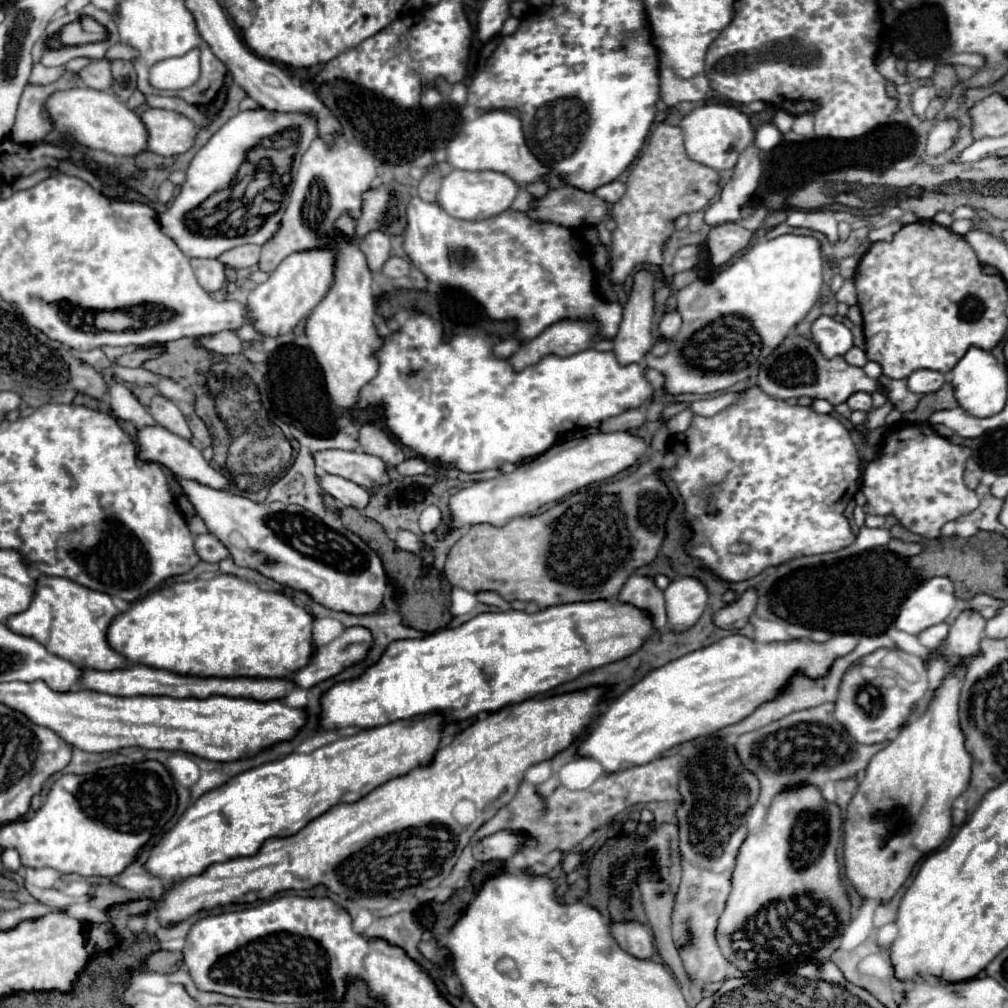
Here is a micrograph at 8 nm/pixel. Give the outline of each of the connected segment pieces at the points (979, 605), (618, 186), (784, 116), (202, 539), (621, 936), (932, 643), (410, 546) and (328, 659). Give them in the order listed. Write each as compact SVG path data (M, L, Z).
M978 594L974 598L970 598L966 604L964 604L964 610L970 610L970 612L978 612L980 616L984 618L992 618L1000 606L1004 606L1006 602L1002 600L996 600L992 596L986 596L986 594Z
M614 180L614 182L604 184L604 186L600 186L600 188L594 190L594 194L598 198L604 198L604 202L608 202L608 204L618 202L624 196L624 192L626 192L626 186L620 180Z
M778 110L776 116L774 116L774 124L778 126L778 130L782 134L786 134L792 128L792 122L794 122L794 116L788 114L788 112L784 112L784 110Z
M212 534L196 536L194 548L196 548L196 554L200 556L200 560L204 560L204 562L220 562L220 560L228 558L226 546Z
M632 920L632 922L614 922L612 936L618 944L636 958L652 958L654 954L654 938L646 924Z
M942 622L942 624L936 624L924 632L920 632L916 638L920 640L920 644L924 644L926 648L936 648L946 636L948 636L948 622Z
M398 530L394 542L400 550L406 550L406 552L418 552L420 550L420 538L408 530Z
M360 626L348 628L328 646L316 648L310 662L294 672L290 680L298 688L310 688L326 678L336 676L342 668L362 660L368 654L368 646L372 646L372 634L368 634L368 630Z

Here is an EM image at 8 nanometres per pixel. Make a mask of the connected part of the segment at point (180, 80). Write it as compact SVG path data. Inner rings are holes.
M198 50L180 58L160 60L150 70L150 84L158 90L182 90L198 80Z

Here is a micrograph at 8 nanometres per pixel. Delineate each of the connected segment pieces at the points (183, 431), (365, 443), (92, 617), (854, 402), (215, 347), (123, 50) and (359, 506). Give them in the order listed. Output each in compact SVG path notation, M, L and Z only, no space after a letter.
M154 396L152 404L150 404L150 414L152 414L152 418L154 418L160 426L168 428L170 432L178 434L180 438L184 438L184 440L190 440L190 438L192 438L192 432L190 432L190 428L188 428L188 422L186 422L184 414L182 414L182 412L178 410L178 406L176 406L174 402L170 402L168 398L164 398L164 396Z
M366 424L366 426L362 426L358 442L362 446L362 452L378 456L388 466L398 466L404 460L400 444L392 442L390 436L378 424Z
M38 576L30 606L20 614L10 616L4 626L20 636L34 638L48 652L72 662L74 666L100 666L100 670L108 670L108 666L120 666L120 662L124 662L106 640L108 622L112 622L116 614L120 614L118 608L104 592L88 590L68 578Z
M856 392L856 394L852 394L852 398L848 400L848 406L850 406L852 410L870 412L870 410L872 410L872 396L866 394L866 392Z
M218 332L212 336L202 336L196 340L196 344L200 348L204 348L206 352L216 352L222 356L240 354L240 352L244 352L244 346L246 346L234 332Z
M114 44L114 46L110 46L110 48L106 50L106 60L114 62L114 60L118 60L118 58L122 58L122 60L132 60L132 58L136 58L136 50L132 50L132 48L124 46L124 44Z
M316 470L318 486L324 494L342 502L344 506L352 506L356 510L364 510L364 502L368 502L368 490L348 482L346 478L336 478L332 474L324 474L324 470Z

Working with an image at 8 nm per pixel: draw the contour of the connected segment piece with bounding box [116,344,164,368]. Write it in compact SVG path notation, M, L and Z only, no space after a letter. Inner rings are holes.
M154 344L154 346L144 346L144 348L136 348L134 352L130 354L124 354L120 356L116 362L120 366L128 366L128 368L138 368L142 366L146 360L152 360L152 358L158 358L164 354L164 344Z

